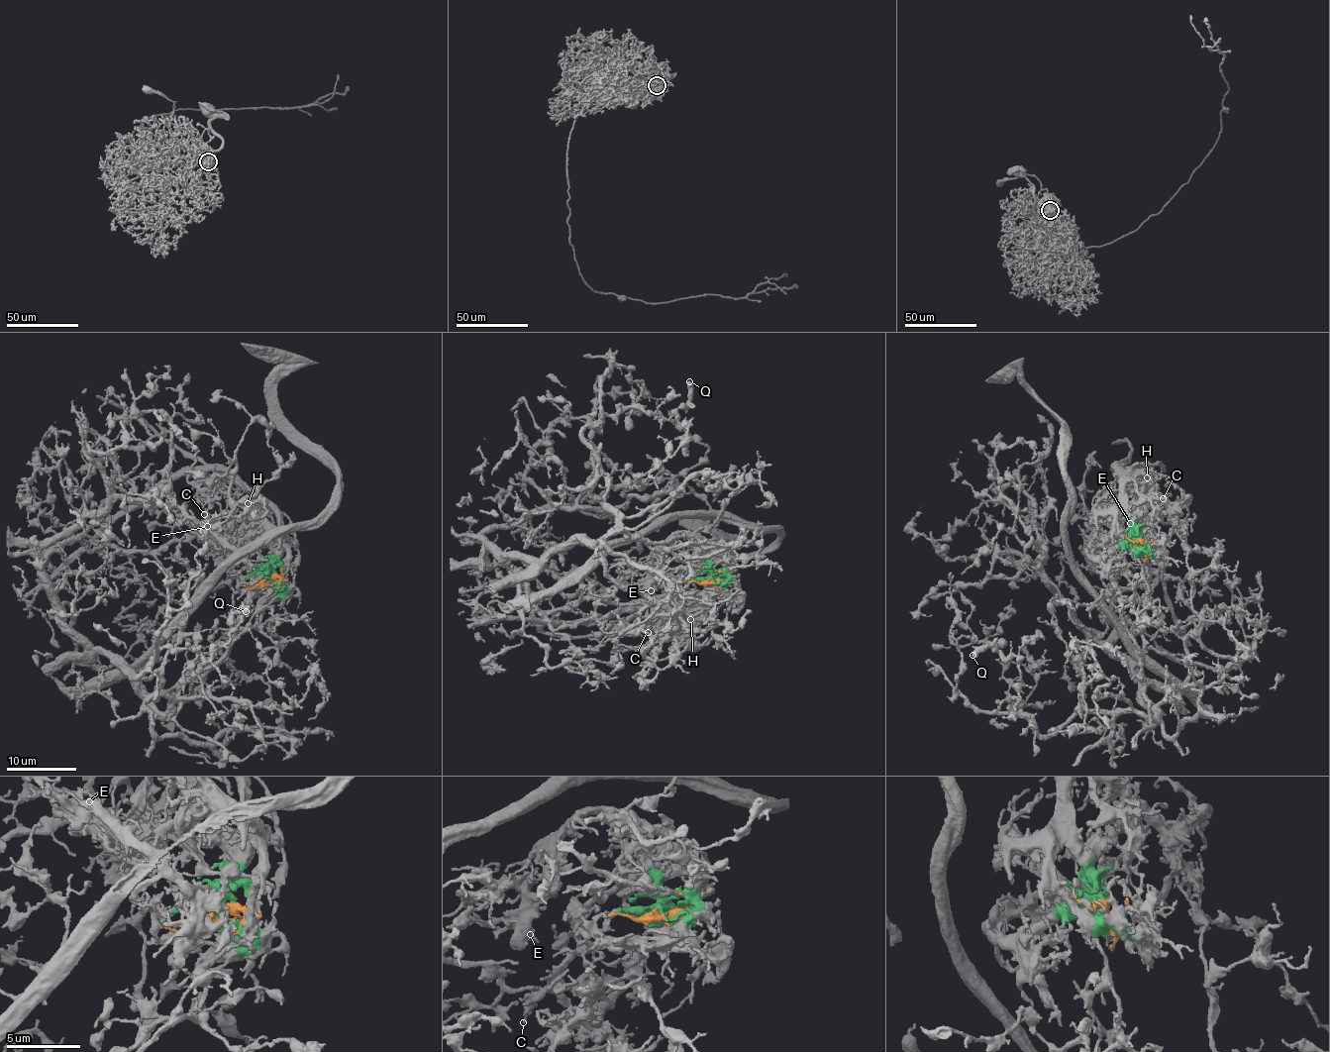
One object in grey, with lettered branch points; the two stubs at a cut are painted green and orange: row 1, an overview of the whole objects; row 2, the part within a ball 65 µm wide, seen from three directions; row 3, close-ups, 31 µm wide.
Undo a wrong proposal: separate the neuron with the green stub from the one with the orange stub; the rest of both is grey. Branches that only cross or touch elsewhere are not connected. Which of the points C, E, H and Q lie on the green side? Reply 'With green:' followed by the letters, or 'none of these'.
With green: C, E, H

